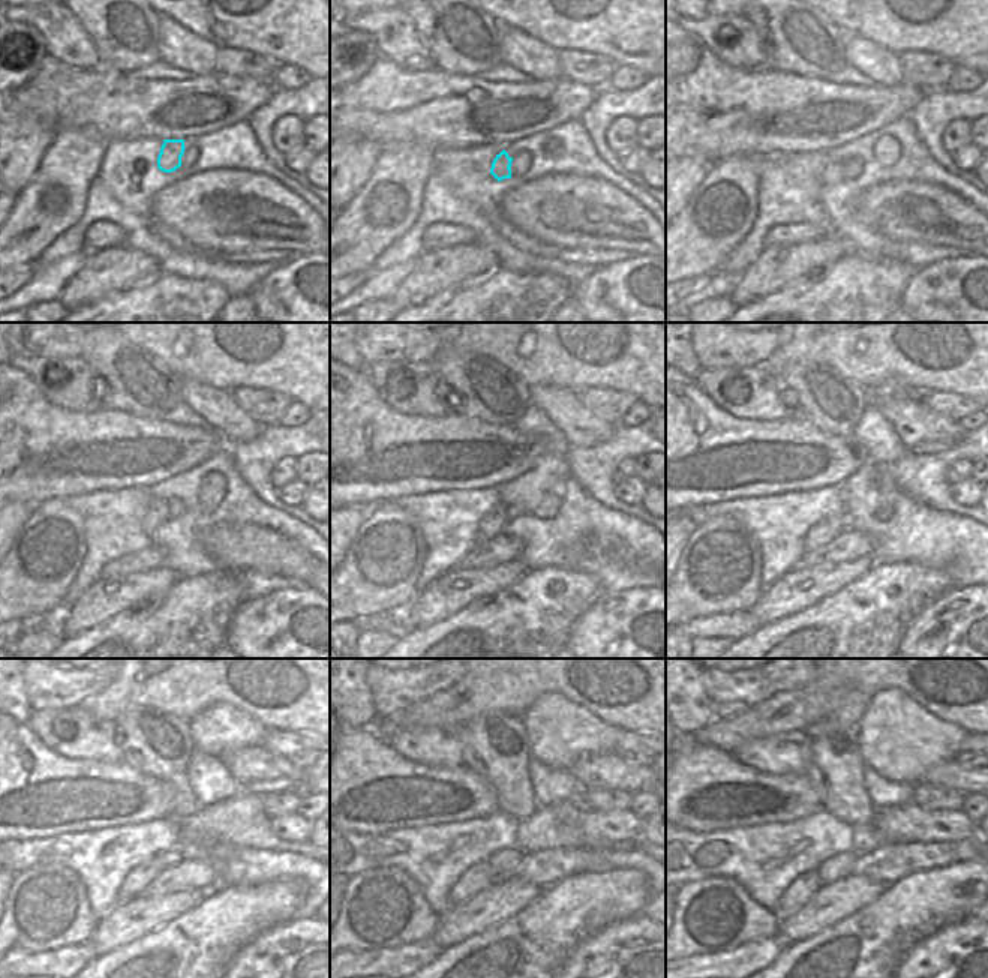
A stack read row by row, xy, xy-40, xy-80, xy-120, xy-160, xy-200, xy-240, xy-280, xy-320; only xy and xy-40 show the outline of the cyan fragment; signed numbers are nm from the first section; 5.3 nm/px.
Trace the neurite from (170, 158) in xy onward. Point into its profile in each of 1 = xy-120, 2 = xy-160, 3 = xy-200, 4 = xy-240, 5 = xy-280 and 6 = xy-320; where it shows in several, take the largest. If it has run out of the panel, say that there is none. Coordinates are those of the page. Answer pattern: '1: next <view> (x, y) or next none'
1: next xy-120 (158, 513)
2: next xy-160 (492, 525)
3: next xy-200 (822, 533)
4: next xy-240 (138, 878)
5: next xy-280 (479, 876)
6: next xy-320 (796, 896)

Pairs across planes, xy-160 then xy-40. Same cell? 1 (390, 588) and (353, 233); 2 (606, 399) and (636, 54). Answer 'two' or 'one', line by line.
1: one
2: two

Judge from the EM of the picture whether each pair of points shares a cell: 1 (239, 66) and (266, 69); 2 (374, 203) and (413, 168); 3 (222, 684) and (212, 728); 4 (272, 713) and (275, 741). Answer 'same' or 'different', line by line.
1: same
2: same
3: different
4: different

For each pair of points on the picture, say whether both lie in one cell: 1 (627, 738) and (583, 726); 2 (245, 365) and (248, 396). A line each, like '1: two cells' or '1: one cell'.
1: two cells
2: two cells

